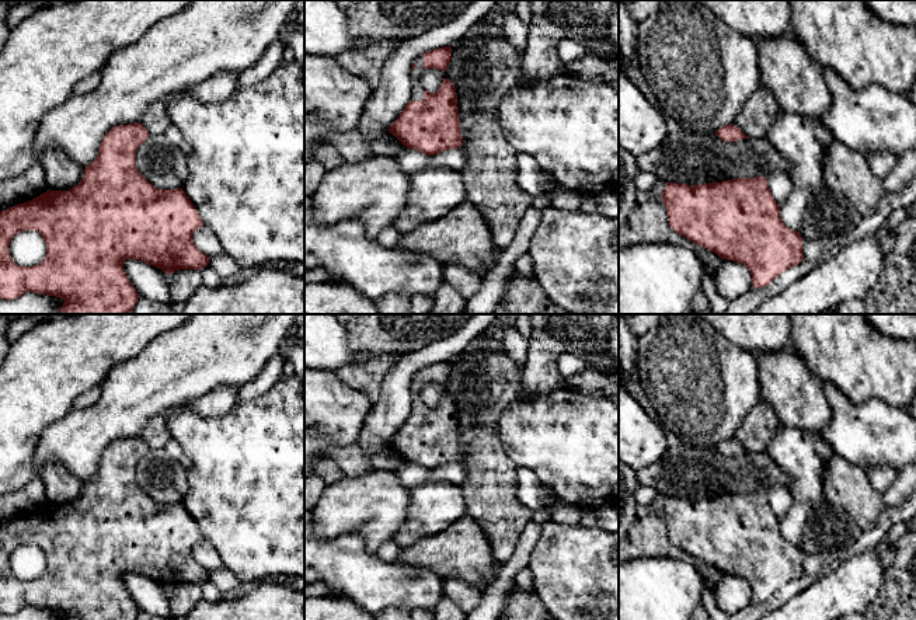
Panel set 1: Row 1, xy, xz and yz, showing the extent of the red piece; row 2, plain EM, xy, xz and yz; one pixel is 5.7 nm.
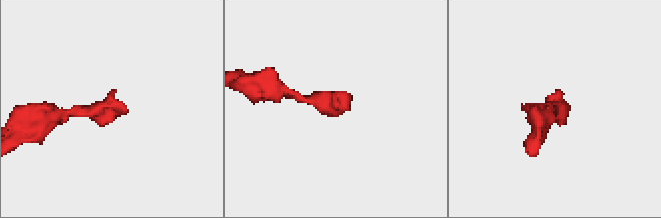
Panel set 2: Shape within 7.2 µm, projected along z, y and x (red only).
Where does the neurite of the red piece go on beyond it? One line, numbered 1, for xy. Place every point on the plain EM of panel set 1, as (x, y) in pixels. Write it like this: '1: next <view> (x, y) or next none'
1: next none

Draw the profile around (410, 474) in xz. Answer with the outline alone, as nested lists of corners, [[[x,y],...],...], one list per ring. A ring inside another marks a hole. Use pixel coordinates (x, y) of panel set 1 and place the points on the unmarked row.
[[[405,463],[396,470],[401,485],[414,488],[428,481],[449,481],[456,485],[463,485],[466,470],[462,463],[447,463],[438,469],[428,470],[414,463]]]

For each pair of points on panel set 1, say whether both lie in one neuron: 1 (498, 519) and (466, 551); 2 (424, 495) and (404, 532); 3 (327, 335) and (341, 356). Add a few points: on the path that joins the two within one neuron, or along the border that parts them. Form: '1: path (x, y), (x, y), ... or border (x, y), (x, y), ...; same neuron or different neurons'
1: border (465, 515), (470, 516), (480, 526), (497, 560); different neurons
2: path (424, 504), (424, 512), (413, 523); same neuron
3: path (327, 341), (335, 351); same neuron

